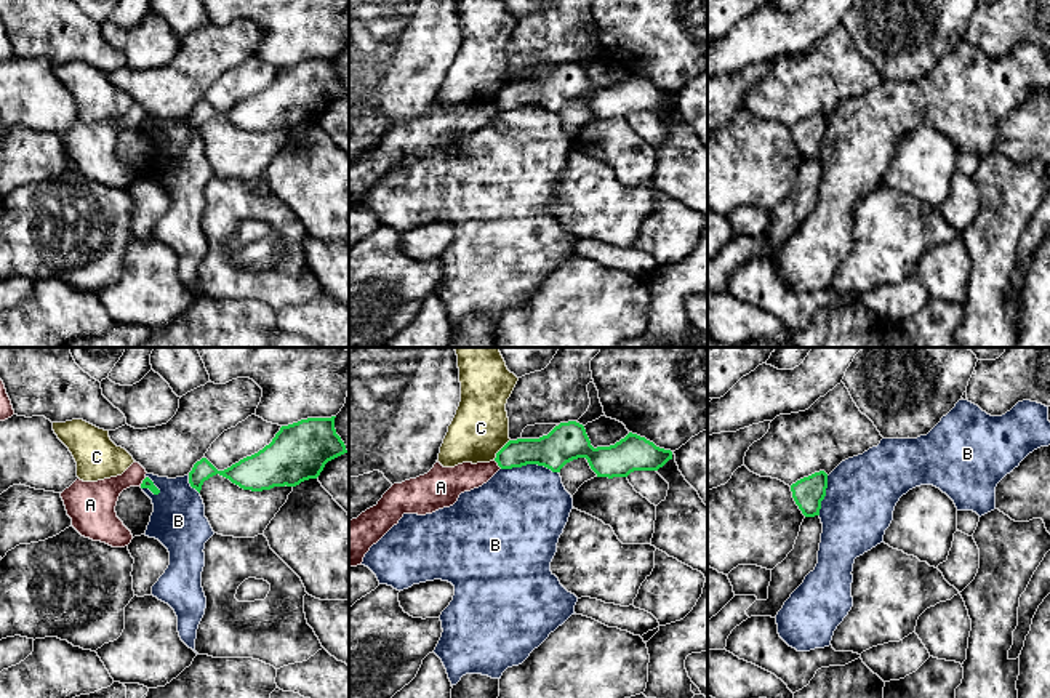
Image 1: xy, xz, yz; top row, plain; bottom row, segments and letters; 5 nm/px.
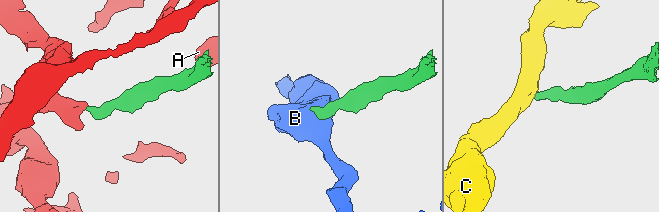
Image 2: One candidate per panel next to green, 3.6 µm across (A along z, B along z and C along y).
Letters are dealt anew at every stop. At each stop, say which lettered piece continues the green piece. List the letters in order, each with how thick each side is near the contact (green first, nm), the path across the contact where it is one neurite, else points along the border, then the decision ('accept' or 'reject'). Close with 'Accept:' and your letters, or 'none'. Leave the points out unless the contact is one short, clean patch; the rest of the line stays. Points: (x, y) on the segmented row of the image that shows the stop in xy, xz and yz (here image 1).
A: 50 nm thick on the green side, 190 nm on the other; border along xy (146, 477), (140, 485); reject
B: 190 nm thick on the green side, 440 nm on the other; border along xz (501, 468), (543, 465), (557, 473); reject
C: 160 nm thick on the green side, 280 nm on the other; border along xz (509, 439), (493, 460); reject
Accept: none

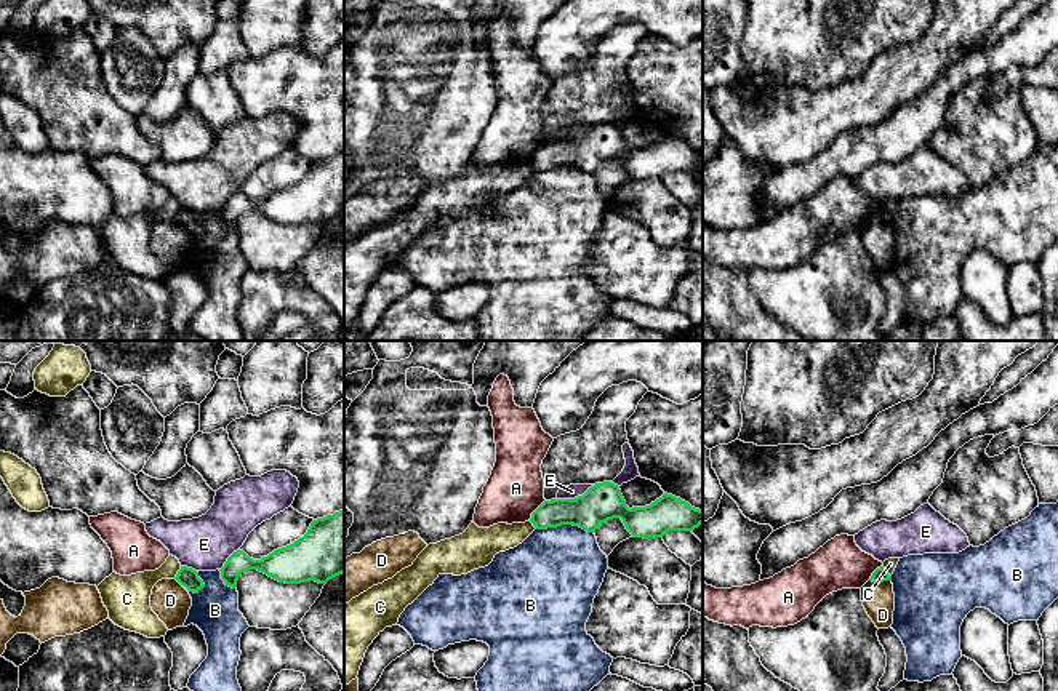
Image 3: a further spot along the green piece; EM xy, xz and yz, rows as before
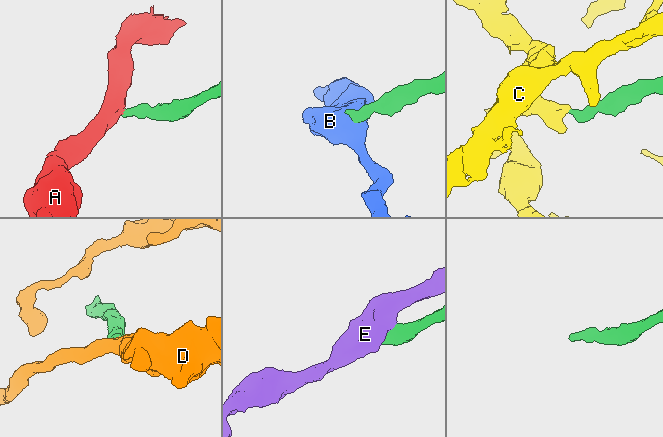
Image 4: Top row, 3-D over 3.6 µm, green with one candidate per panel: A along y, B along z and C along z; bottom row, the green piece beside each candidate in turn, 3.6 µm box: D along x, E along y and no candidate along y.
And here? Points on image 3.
A: 160 nm thick on the green side, 280 nm on the other; border along xz (545, 499), (528, 520); reject
B: 190 nm thick on the green side, 440 nm on the other; border along xz (537, 528), (578, 525), (593, 533); reject
C: 100 nm thick on the green side, 180 nm on the other; border along xy (181, 567), (173, 578); reject
D: 70 nm thick on the green side, 160 nm on the other; border along yz (869, 579), (890, 581); reject
E: 190 nm thick on the green side, 70 nm on the other; reject
Accept: none

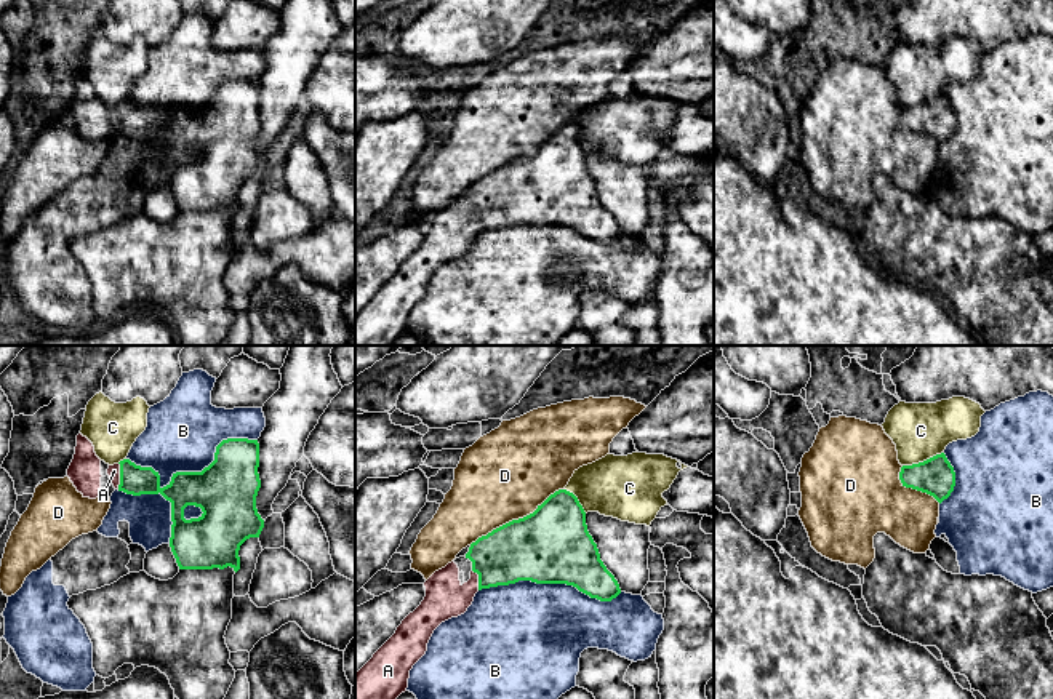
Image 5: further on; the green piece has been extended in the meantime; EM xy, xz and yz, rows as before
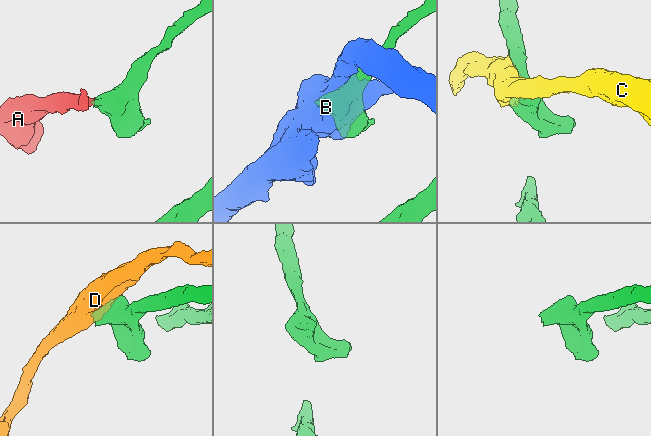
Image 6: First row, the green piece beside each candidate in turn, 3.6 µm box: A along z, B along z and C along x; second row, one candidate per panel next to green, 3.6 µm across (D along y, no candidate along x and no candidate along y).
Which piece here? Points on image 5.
A: 150 nm thick on the green side, 60 nm on the other; runs through xy (136, 480), (120, 475), (114, 471); accept
B: 300 nm thick on the green side, 360 nm on the other; reject
C: 190 nm thick on the green side, 280 nm on the other; reject
D: 380 nm thick on the green side, 460 nm on the other; reject
Accept: A

